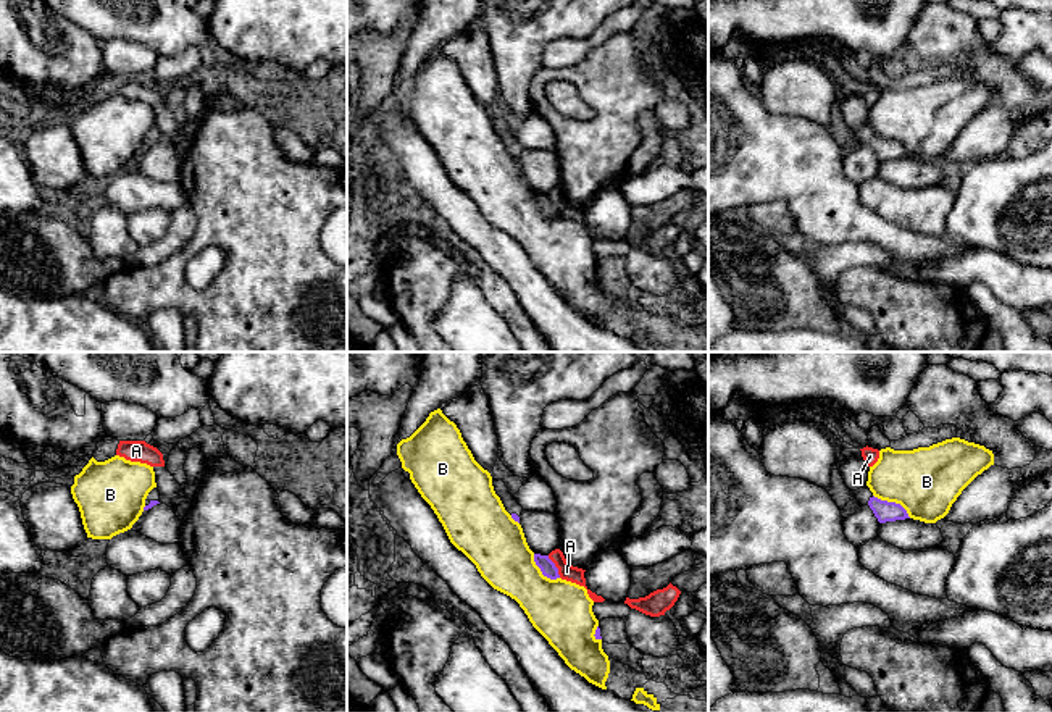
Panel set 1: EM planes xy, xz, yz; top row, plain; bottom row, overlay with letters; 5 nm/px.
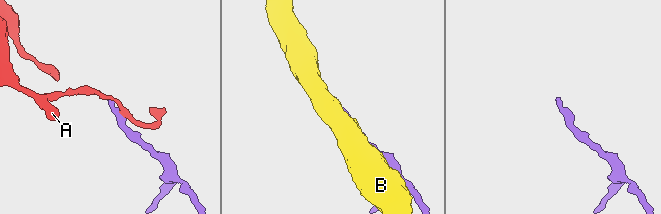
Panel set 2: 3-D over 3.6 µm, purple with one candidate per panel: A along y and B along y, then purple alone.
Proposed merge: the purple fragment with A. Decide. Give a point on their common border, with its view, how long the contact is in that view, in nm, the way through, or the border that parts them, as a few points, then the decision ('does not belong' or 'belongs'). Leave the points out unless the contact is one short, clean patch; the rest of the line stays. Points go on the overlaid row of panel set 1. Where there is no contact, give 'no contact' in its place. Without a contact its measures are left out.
xz (555, 567) | 130 nm | along xz (547, 556), (560, 577) | does not belong

